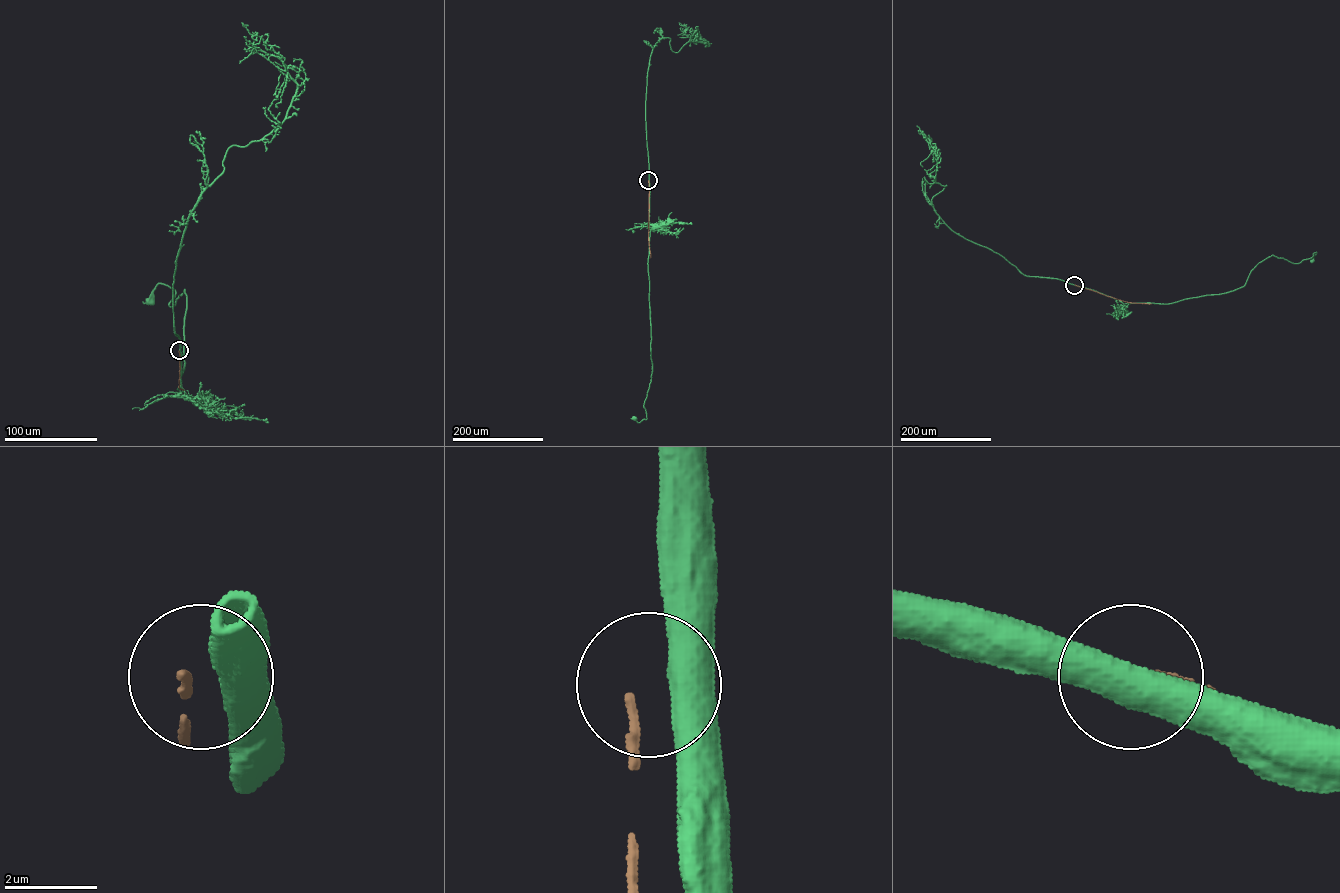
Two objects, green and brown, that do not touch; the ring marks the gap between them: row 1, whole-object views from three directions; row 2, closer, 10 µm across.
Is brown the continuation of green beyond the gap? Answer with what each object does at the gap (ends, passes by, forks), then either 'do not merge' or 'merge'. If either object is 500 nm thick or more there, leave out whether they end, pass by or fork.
do not merge

